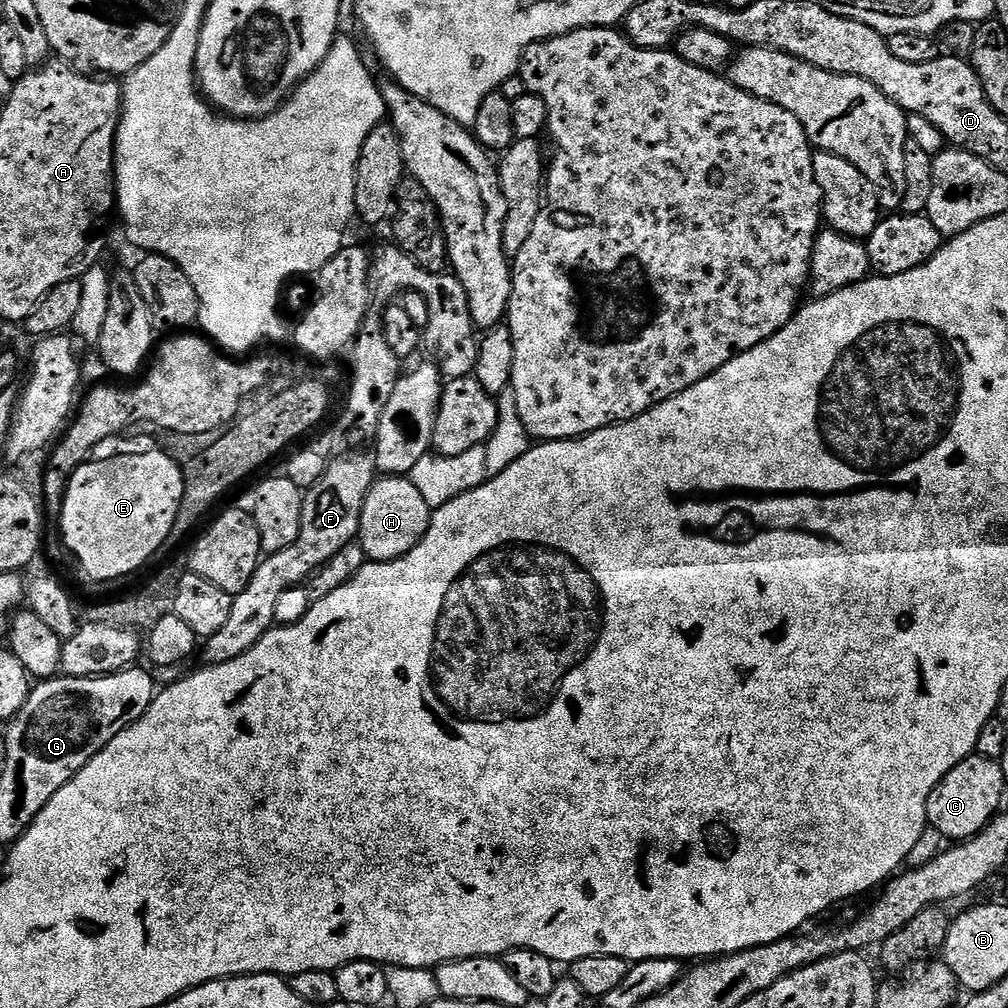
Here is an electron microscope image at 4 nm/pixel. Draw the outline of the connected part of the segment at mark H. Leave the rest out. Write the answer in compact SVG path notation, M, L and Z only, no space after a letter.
M389 475L387 478L377 479L368 491L364 503L358 543L363 546L369 561L396 560L399 556L408 555L410 550L414 550L414 546L418 546L418 542L426 534L429 519L429 506L411 479L403 475Z

